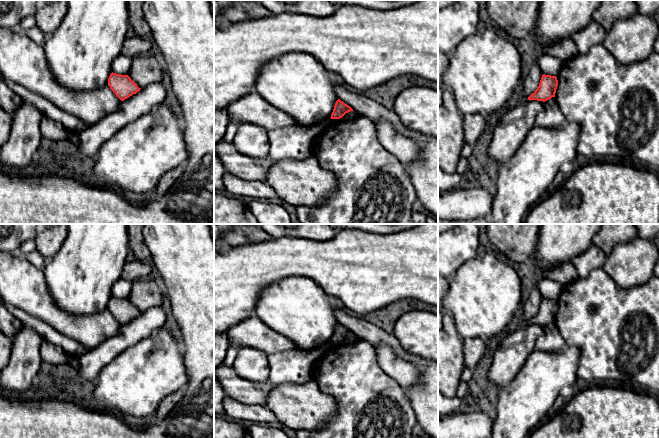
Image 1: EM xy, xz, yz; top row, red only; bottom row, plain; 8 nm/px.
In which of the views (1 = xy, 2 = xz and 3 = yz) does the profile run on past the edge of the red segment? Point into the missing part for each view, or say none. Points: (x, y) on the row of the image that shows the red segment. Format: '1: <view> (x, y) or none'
1: none
2: none
3: none

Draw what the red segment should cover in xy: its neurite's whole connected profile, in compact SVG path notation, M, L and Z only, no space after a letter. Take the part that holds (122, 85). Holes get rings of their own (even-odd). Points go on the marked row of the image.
M113 72L108 78L108 86L121 101L136 94L141 89L128 75L121 75Z

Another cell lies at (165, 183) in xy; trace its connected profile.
M179 165L174 169L165 173L157 183L157 186L153 192L156 197L161 197L172 187L173 183L182 175L184 167Z

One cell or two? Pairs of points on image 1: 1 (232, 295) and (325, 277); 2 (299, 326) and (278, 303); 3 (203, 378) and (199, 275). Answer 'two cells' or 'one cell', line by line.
1: one cell
2: one cell
3: one cell

